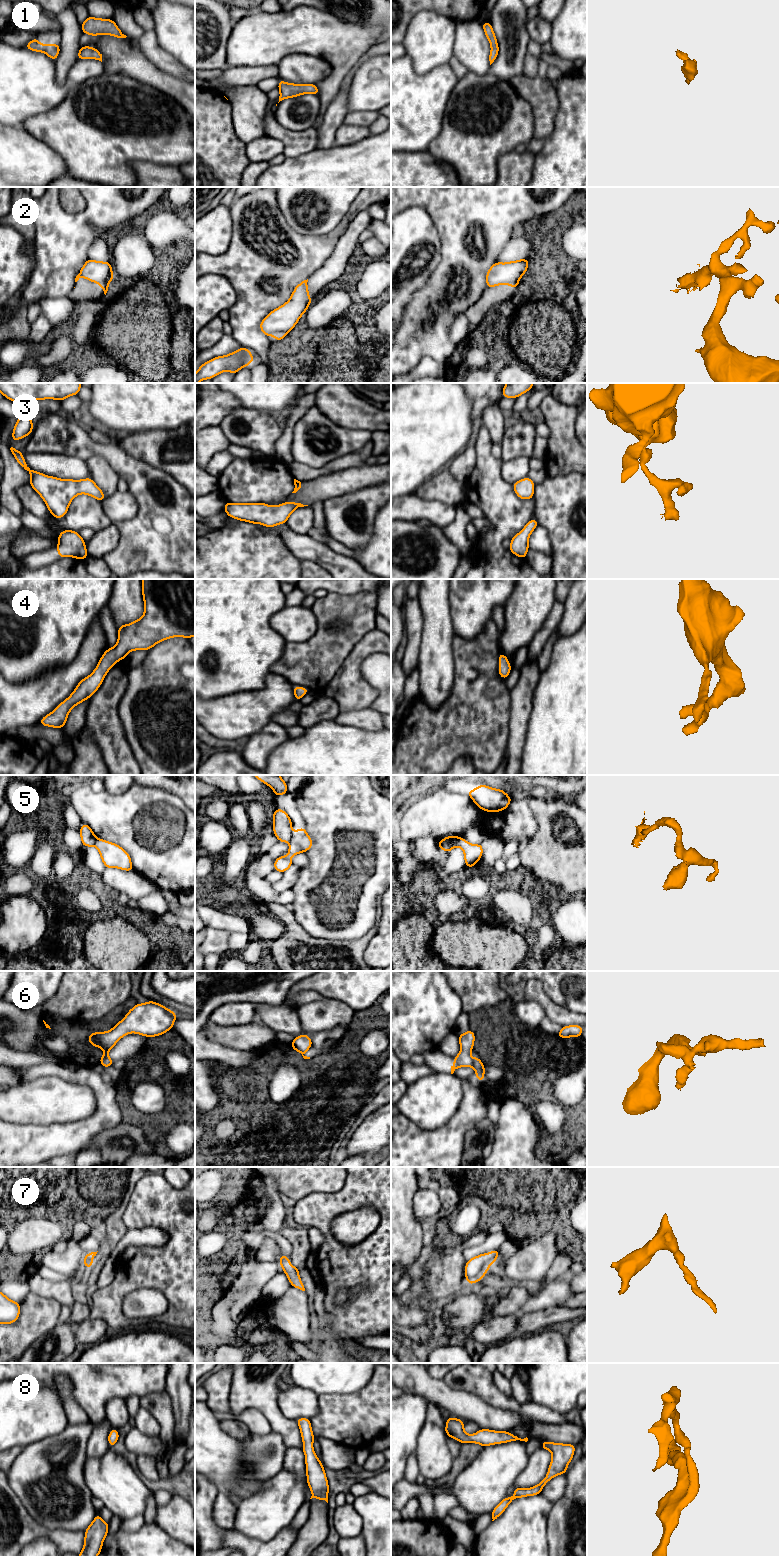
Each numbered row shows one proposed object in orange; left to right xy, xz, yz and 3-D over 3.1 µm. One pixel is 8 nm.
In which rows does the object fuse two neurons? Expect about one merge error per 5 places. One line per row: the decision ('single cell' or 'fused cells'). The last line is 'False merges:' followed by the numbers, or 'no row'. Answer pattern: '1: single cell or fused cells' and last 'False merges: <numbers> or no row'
1: single cell
2: single cell
3: single cell
4: single cell
5: fused cells
6: fused cells
7: single cell
8: single cell
False merges: 5, 6

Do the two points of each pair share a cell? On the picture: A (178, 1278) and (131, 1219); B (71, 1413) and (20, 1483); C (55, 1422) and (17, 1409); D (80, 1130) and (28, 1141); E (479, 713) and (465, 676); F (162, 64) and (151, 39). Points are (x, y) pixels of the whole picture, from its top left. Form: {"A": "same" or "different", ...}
{"A": "same", "B": "different", "C": "same", "D": "same", "E": "same", "F": "same"}

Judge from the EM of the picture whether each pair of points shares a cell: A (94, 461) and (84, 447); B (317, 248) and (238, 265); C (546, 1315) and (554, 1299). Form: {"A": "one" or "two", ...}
{"A": "two", "B": "one", "C": "two"}

